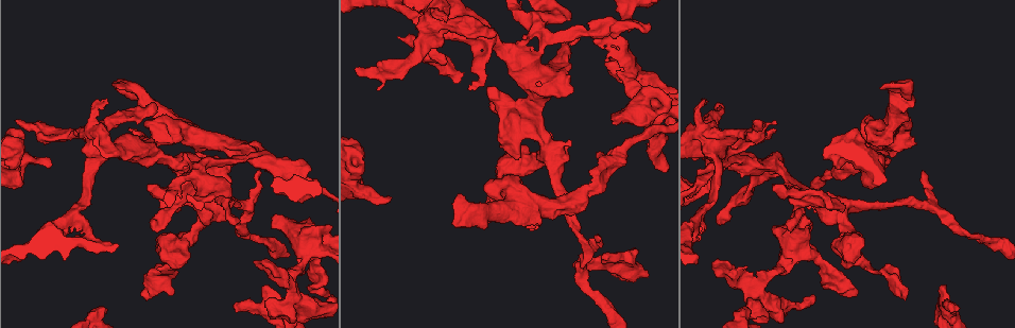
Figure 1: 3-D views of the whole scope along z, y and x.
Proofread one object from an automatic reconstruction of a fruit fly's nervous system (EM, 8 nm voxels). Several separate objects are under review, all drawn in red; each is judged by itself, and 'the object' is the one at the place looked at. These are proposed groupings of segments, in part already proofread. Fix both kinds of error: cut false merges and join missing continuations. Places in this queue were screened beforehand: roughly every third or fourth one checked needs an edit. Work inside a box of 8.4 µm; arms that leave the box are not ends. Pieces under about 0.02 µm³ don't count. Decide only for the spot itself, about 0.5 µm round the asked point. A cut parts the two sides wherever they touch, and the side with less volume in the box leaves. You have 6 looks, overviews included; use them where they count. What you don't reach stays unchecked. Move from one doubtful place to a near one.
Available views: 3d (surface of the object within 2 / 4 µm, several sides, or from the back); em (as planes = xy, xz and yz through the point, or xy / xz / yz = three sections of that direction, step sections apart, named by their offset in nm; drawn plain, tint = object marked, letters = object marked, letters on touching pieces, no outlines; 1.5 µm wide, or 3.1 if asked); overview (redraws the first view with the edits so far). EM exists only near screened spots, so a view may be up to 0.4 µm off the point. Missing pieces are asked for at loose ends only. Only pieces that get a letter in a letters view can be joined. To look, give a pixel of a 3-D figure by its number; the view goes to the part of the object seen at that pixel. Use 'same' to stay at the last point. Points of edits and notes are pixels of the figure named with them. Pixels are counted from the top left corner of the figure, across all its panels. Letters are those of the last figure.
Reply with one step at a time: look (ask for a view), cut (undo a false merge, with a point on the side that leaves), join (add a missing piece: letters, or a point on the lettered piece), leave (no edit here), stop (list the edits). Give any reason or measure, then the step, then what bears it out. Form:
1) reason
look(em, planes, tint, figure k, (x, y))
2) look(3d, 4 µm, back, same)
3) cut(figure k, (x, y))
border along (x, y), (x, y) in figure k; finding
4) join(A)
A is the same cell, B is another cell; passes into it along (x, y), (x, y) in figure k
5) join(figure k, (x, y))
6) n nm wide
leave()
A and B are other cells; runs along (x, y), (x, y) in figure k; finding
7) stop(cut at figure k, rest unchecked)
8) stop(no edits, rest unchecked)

an open end
look(3d, 2 µm, figure 1, (913, 140))

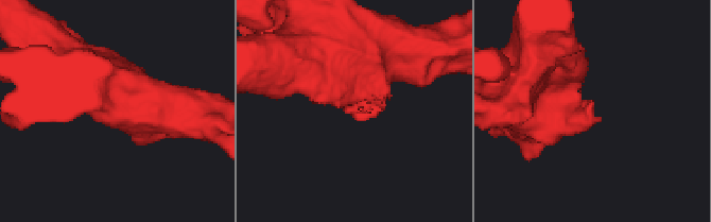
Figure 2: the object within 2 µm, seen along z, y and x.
look(em, planes, plain, figure 2, (347, 110))

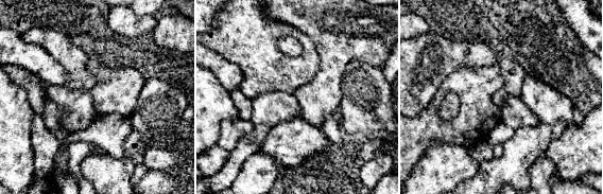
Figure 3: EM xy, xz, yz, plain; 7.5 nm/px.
what lies round it
look(em, planes, letters, same)

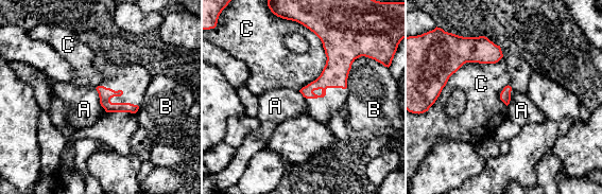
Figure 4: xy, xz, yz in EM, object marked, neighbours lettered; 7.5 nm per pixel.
leave()
A, B and C are other cells; border along (96, 88), (99, 103), (106, 111) in figure 4; none of them fits

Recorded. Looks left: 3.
stops while still wide
look(3d, 2 µm, figure 1, (617, 117))

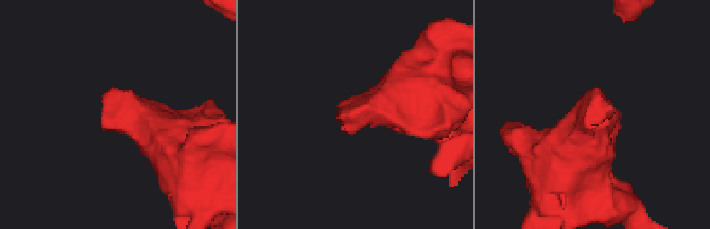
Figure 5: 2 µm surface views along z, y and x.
look(em, planes, letters, figure 5, (352, 117))

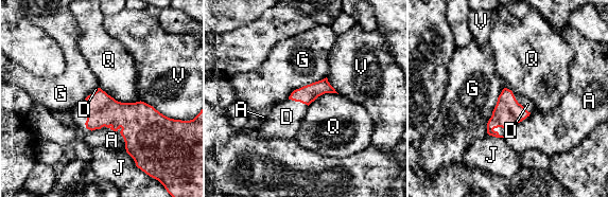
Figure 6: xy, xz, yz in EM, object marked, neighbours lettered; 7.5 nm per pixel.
join(D)
D is the same cell, A, G, J, Q and V are other cells; passes into it along (507, 112), (518, 103), (527, 104) in figure 6; the cell continues

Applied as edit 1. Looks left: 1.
look(em, planes, letters, figure 1, (950, 302))

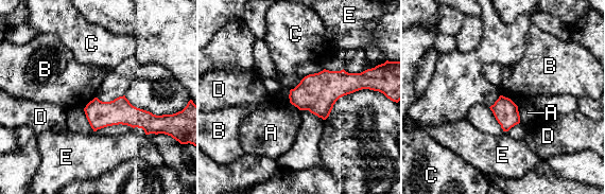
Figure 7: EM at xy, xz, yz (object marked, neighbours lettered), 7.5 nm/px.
B touches over 130 nm
leave()
A, B, C, D and E are other cells; border along (96, 96), (84, 108) in figure 7; no lettered piece goes on from it

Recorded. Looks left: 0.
stop(join at figure 6, rest unchecked)

